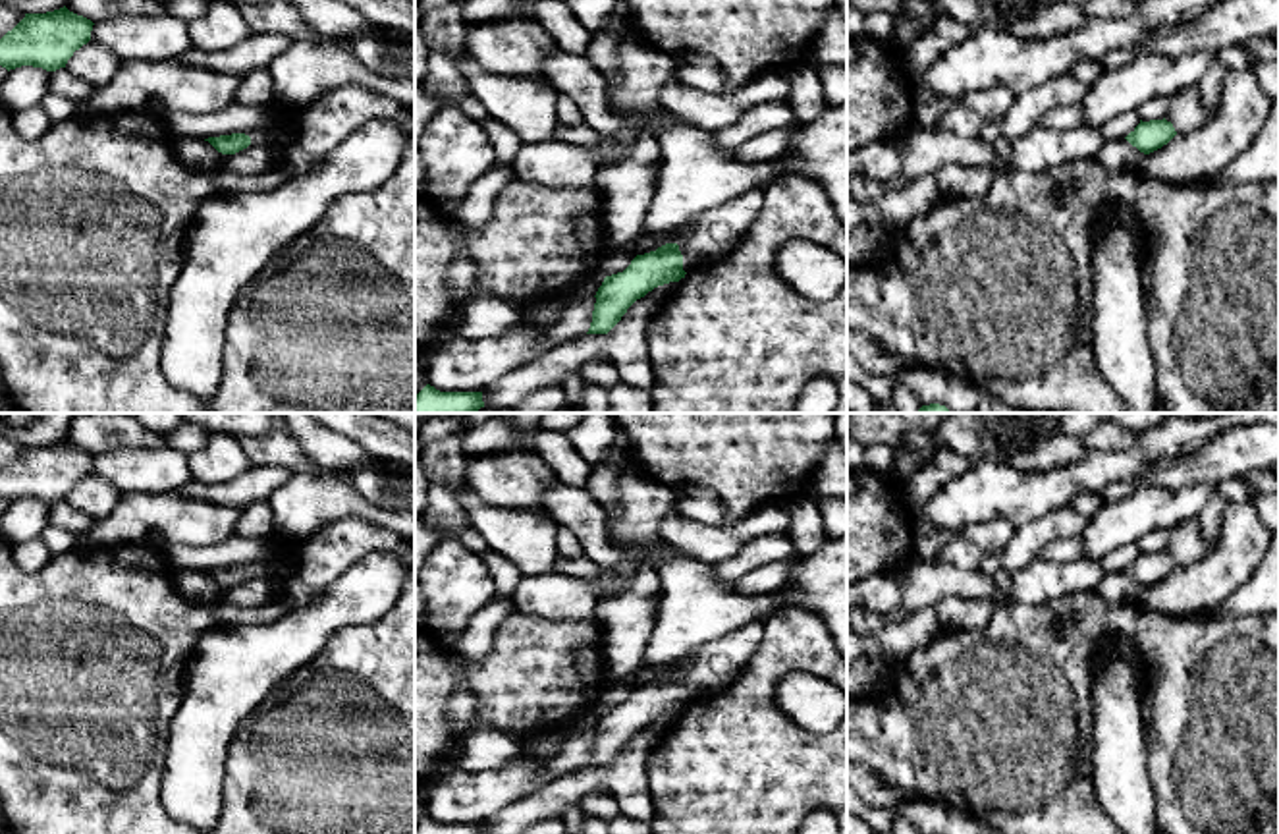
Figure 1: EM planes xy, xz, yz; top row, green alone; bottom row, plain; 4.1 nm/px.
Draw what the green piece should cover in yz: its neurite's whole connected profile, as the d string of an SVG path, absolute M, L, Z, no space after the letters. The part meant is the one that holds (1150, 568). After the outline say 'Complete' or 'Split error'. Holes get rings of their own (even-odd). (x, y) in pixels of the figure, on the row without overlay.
M1150 552L1142 554L1125 570L1140 585L1150 587L1167 577L1177 568L1171 554Z. Complete

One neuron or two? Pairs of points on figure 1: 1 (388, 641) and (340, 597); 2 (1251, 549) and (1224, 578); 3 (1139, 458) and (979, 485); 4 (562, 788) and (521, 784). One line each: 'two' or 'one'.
1: two
2: one
3: one
4: two

